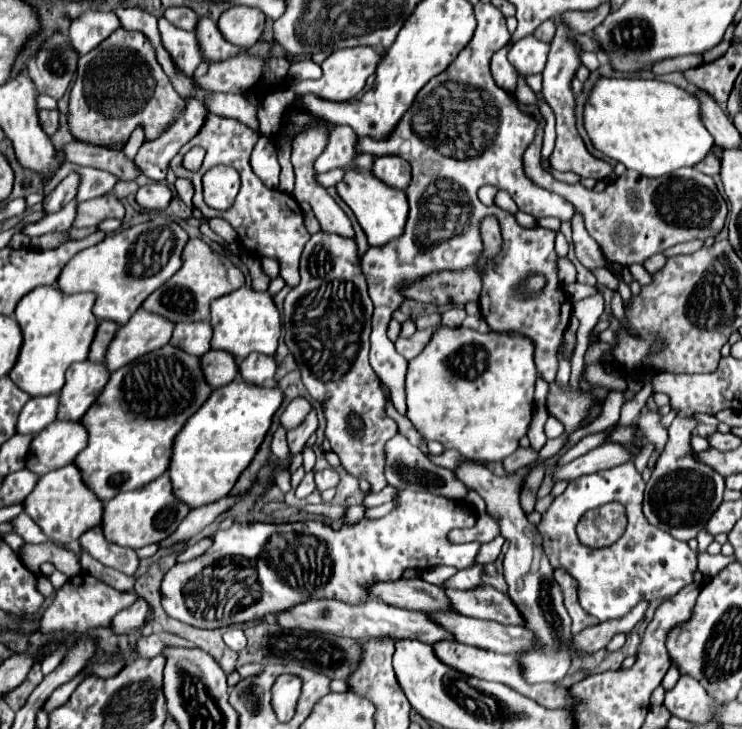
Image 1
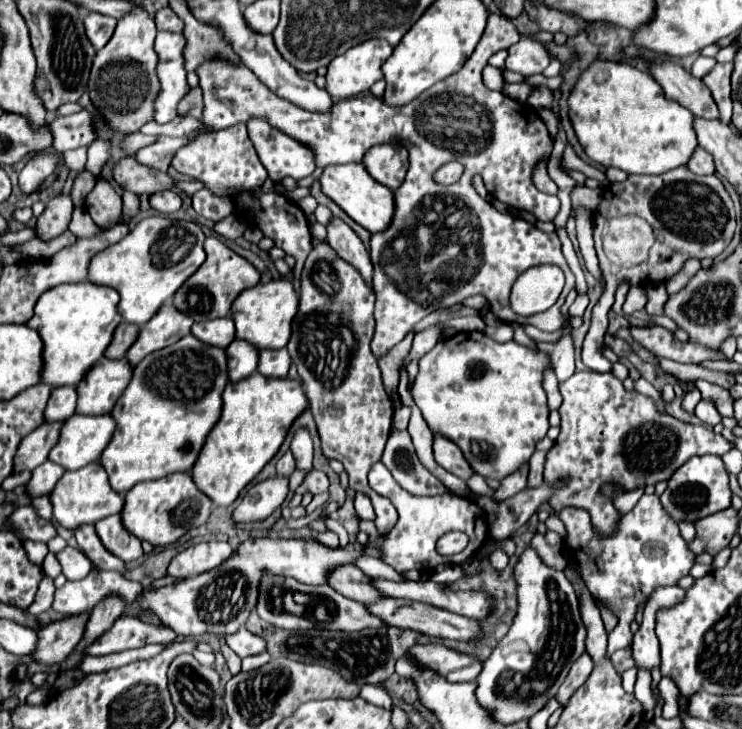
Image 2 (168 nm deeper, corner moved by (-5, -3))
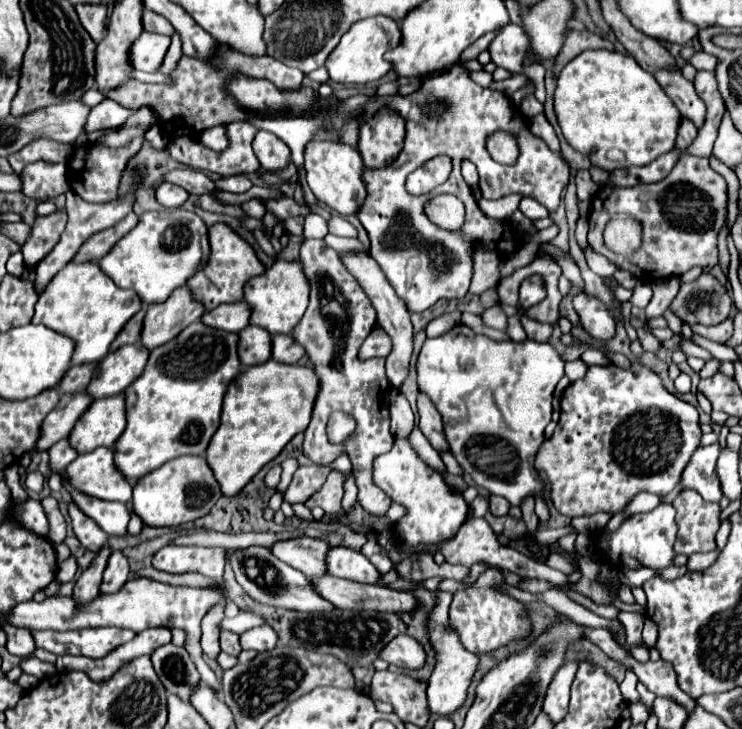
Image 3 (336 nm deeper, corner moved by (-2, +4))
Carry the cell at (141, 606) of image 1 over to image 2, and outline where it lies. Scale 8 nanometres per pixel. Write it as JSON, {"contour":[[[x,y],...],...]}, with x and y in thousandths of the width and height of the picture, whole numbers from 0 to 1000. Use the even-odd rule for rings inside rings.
{"contour":[[[159,846],[148,866],[135,871],[113,890],[113,898],[146,898],[170,890],[186,890],[199,882],[232,882],[237,871],[226,860],[194,857],[189,849]]]}

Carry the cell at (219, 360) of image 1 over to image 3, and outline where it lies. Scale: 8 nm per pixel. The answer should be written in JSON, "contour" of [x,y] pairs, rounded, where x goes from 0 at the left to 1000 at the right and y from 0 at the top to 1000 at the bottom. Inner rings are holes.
{"contour":[[[330,450],[322,455],[319,472],[325,502],[354,499],[365,488],[365,461],[363,455],[352,455],[352,450]]]}

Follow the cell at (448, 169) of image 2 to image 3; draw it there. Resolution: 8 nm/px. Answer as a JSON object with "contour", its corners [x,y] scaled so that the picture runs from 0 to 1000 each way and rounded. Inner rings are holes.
{"contour":[[[586,214],[570,228],[565,228],[549,244],[549,263],[554,266],[575,266],[586,255],[597,252],[608,239],[608,217],[605,214]]]}

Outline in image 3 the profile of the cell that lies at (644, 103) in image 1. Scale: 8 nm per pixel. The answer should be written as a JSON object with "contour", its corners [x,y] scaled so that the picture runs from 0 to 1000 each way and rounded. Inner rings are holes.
{"contour":[[[788,69],[753,102],[748,156],[761,192],[788,211],[799,228],[818,236],[869,228],[910,203],[918,156],[904,134],[848,74],[829,69]]]}

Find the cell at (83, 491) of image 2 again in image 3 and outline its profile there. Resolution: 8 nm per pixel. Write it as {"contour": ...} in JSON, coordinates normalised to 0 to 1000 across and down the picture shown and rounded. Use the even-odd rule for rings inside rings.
{"contour":[[[128,615],[88,642],[90,664],[133,686],[177,686],[177,661],[152,639],[152,615]]]}

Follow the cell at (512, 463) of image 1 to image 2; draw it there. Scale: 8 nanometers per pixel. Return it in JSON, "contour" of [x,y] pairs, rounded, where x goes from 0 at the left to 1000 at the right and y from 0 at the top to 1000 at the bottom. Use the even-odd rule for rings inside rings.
{"contour":[[[706,638],[701,646],[685,652],[682,657],[677,657],[677,663],[666,674],[663,684],[687,684],[690,679],[701,676],[709,668],[709,654],[712,654],[712,638]]]}

